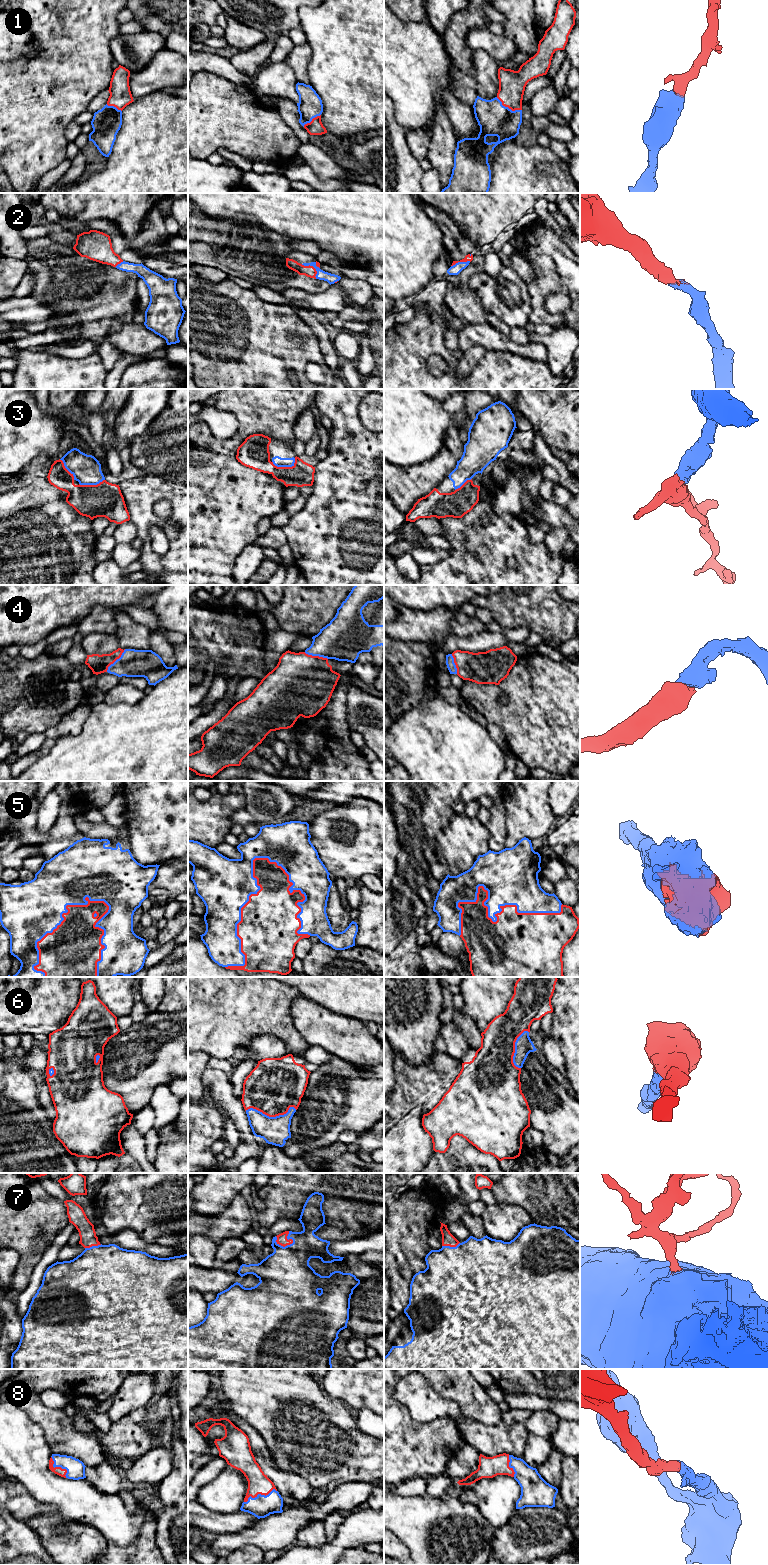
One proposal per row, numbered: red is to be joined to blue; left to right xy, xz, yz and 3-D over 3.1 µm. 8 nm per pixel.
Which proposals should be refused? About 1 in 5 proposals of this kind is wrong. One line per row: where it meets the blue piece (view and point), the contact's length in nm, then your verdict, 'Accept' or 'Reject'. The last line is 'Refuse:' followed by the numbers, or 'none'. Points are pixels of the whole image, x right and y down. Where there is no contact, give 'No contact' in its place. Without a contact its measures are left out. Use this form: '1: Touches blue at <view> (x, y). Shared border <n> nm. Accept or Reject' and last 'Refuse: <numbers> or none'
1: Touches blue at yz (507, 107). Shared border 240 nm. Accept
2: Touches blue at xz (313, 266). Shared border 170 nm. Accept
3: Touches blue at xz (285, 466). Shared border 200 nm. Accept
4: Touches blue at xy (116, 660). Shared border 240 nm. Accept
5: Touches blue at xz (240, 913). Shared border 950 nm. Accept
6: Touches blue at xz (271, 1117). Shared border 420 nm. Accept
7: Touches blue at xz (282, 1246). Shared border 160 nm. Accept
8: Touches blue at xz (259, 1494). Shared border 280 nm. Accept
Refuse: none

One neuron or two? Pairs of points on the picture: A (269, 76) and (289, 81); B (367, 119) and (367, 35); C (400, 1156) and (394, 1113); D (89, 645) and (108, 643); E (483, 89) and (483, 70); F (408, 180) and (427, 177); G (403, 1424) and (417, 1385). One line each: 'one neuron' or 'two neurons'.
A: one neuron
B: one neuron
C: two neurons
D: one neuron
E: one neuron
F: two neurons
G: two neurons

